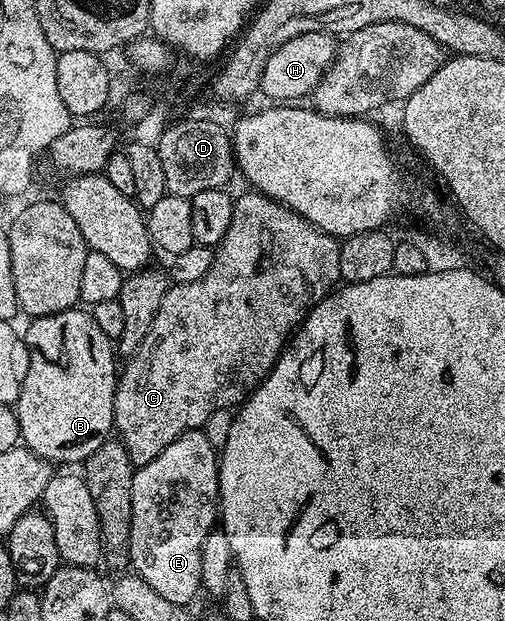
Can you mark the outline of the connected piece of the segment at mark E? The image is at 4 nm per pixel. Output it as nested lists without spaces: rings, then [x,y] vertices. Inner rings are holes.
[[[199,428],[182,434],[158,458],[146,462],[146,466],[136,468],[132,474],[132,505],[134,514],[130,518],[130,568],[135,575],[140,576],[147,582],[156,593],[162,594],[162,598],[168,599],[175,604],[191,605],[191,600],[196,595],[201,595],[200,579],[202,578],[202,542],[206,542],[206,534],[210,534],[218,524],[218,501],[220,498],[220,465],[218,463],[218,448],[211,444],[206,434]]]

